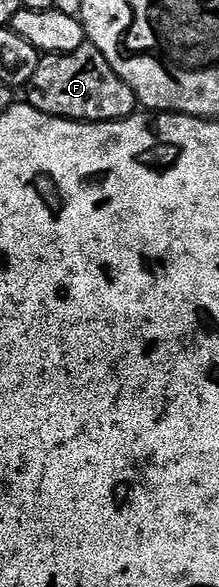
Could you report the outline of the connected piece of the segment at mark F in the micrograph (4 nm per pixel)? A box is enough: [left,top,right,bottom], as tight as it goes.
[26,43,137,121]

